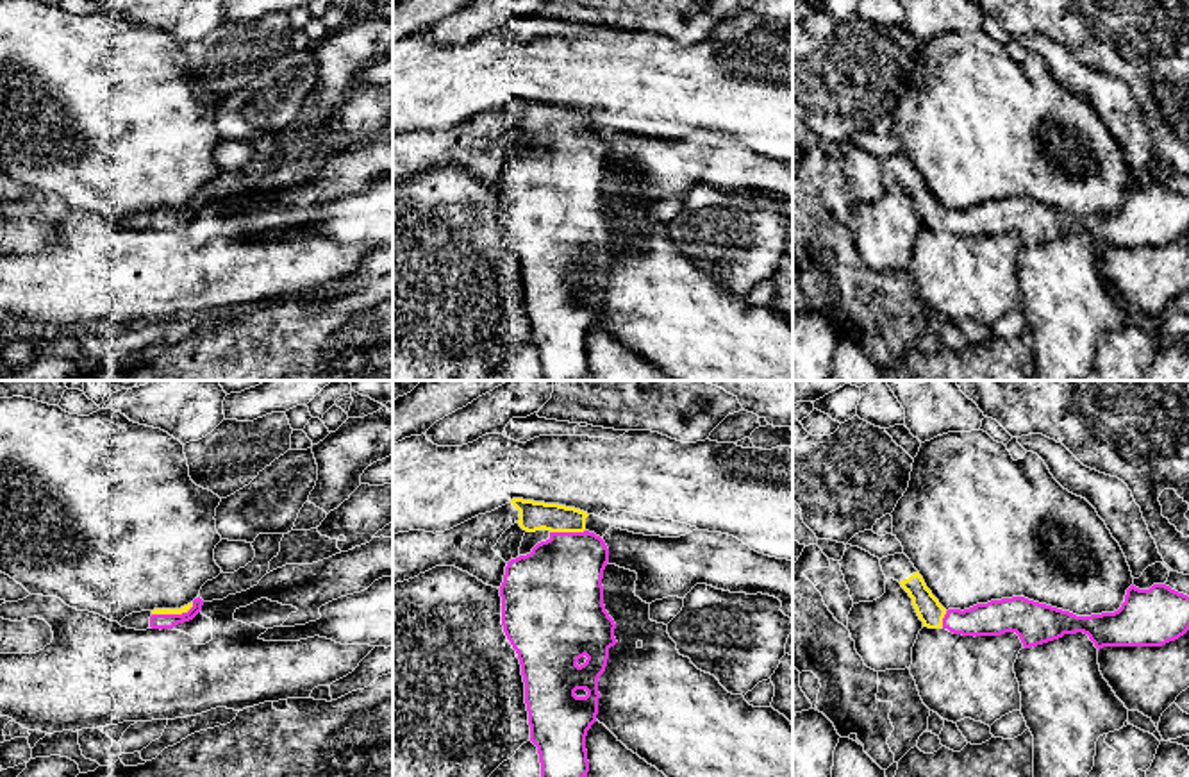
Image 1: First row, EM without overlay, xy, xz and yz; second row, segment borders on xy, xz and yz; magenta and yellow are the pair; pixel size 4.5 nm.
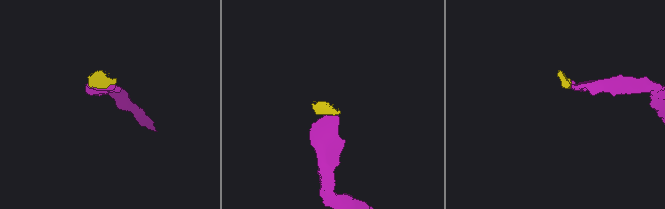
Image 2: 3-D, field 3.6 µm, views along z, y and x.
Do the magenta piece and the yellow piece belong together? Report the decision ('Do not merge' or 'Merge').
Merge

